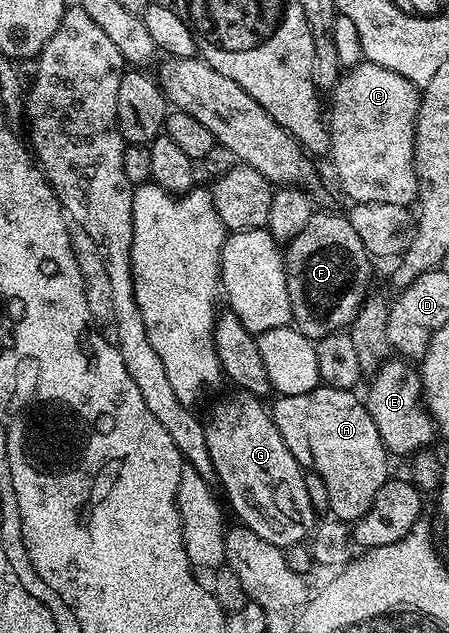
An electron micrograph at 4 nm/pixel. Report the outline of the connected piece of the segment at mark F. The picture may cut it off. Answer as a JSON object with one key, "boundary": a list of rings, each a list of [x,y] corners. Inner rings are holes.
{"boundary":[[[317,210],[310,217],[310,221],[306,221],[306,226],[303,227],[302,233],[298,233],[298,237],[294,237],[286,244],[286,250],[283,252],[285,272],[288,274],[289,285],[289,297],[290,305],[292,306],[292,323],[297,331],[301,331],[302,334],[313,341],[319,341],[325,339],[327,335],[333,335],[335,331],[344,331],[352,326],[356,314],[359,313],[361,305],[364,300],[370,294],[370,288],[368,286],[372,283],[372,264],[373,260],[370,258],[367,249],[363,247],[363,243],[358,233],[354,231],[354,226],[351,225],[351,221],[347,214],[342,213],[339,215],[336,211],[320,211]]]}

